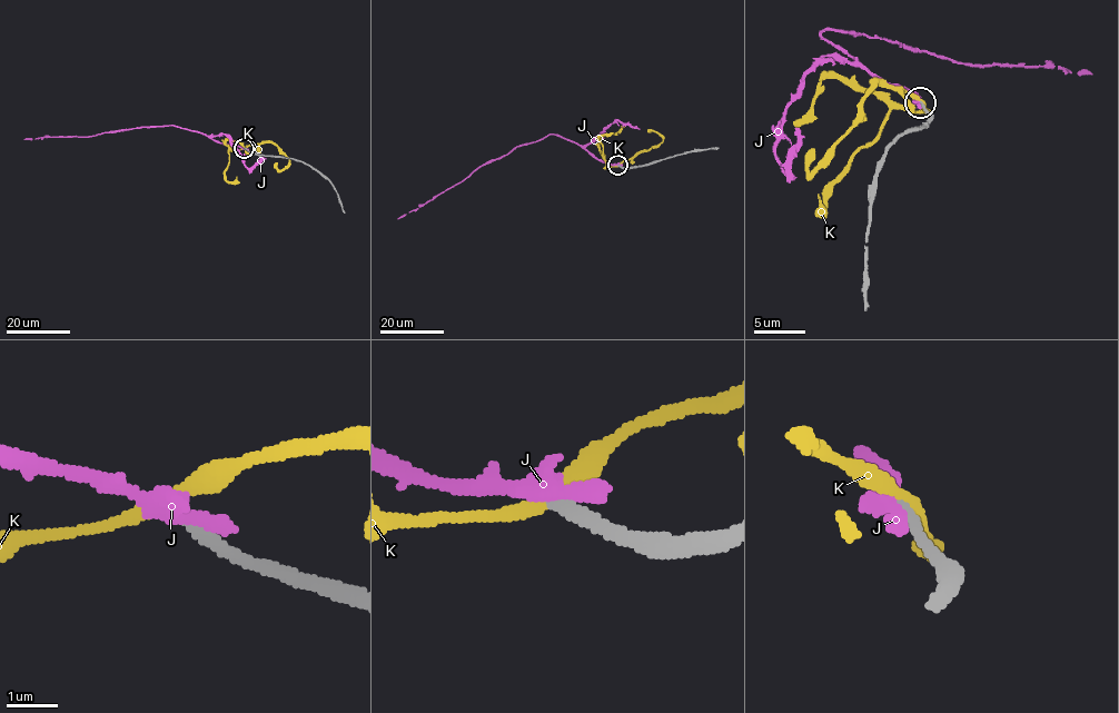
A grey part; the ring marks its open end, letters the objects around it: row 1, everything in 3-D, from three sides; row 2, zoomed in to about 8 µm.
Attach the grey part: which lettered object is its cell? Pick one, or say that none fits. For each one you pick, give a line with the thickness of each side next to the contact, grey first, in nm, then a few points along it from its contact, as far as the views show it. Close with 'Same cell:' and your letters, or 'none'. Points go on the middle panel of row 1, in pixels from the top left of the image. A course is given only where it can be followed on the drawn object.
Same cell: none

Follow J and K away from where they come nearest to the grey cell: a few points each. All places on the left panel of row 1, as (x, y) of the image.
J: (245, 148), (175, 126), (140, 127), (87, 137), (23, 139)
K: (244, 148), (273, 142), (289, 160), (280, 170), (276, 162)

